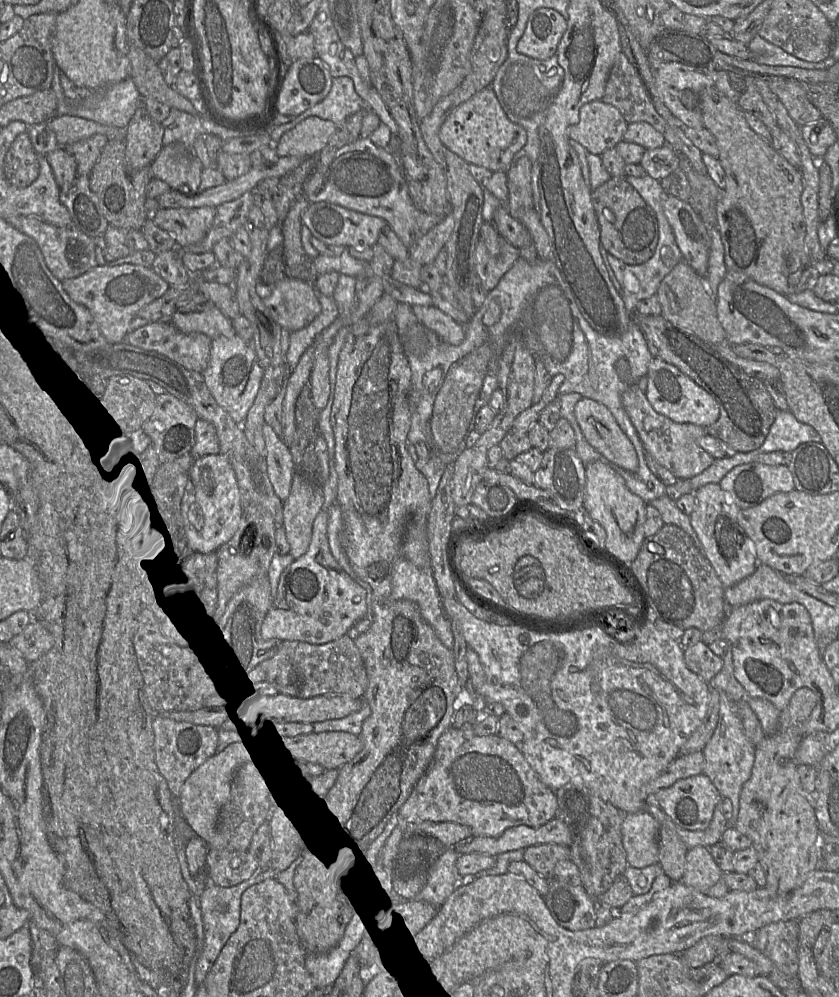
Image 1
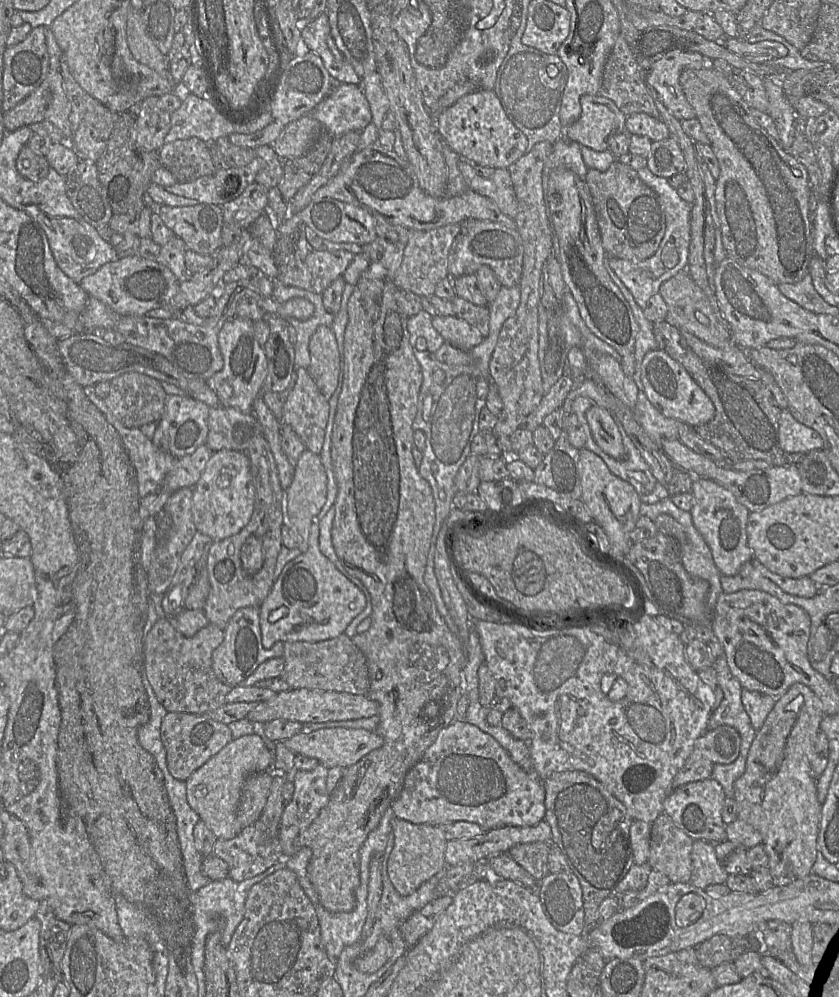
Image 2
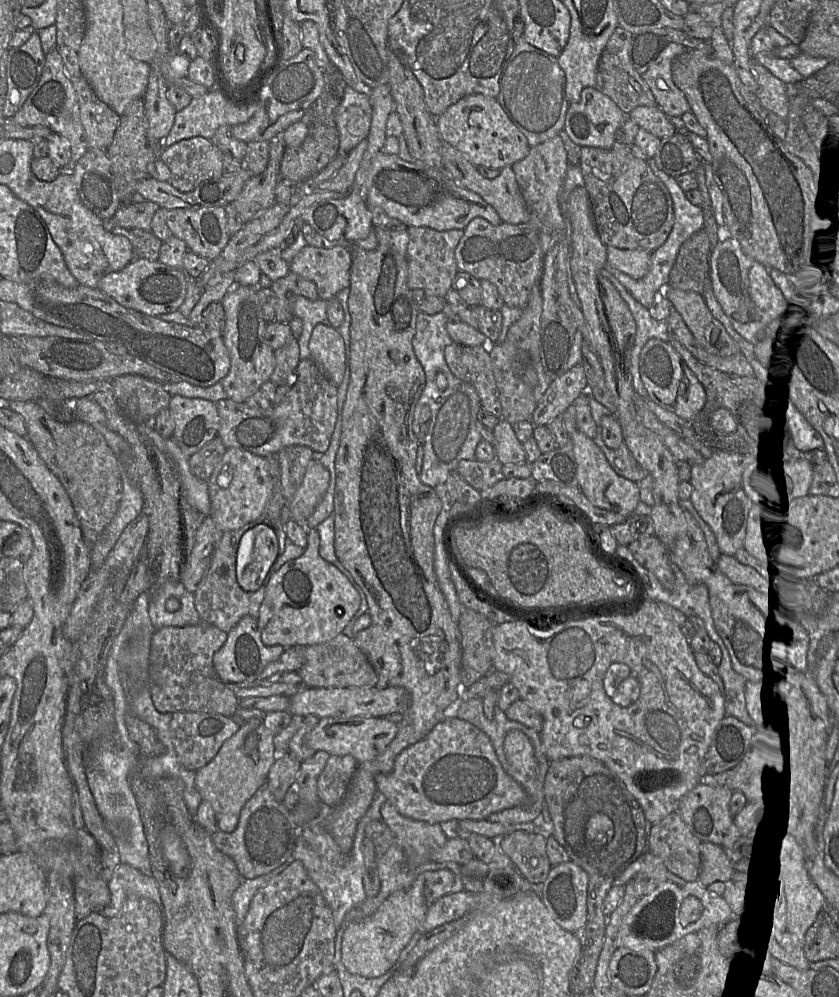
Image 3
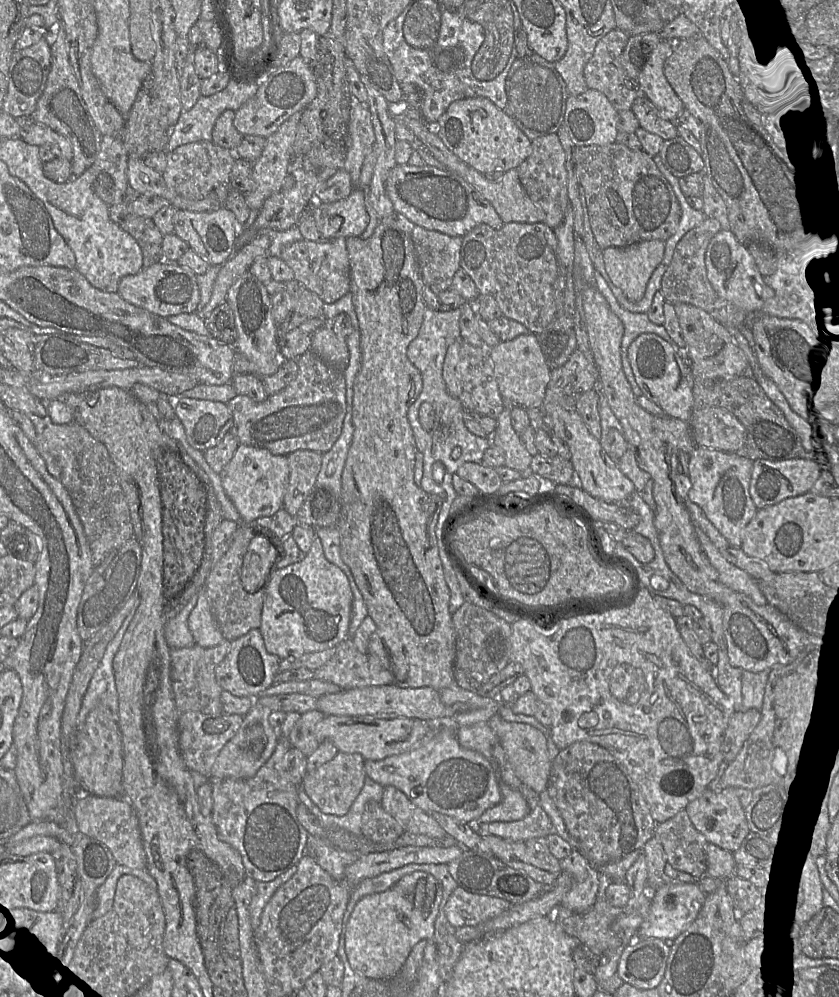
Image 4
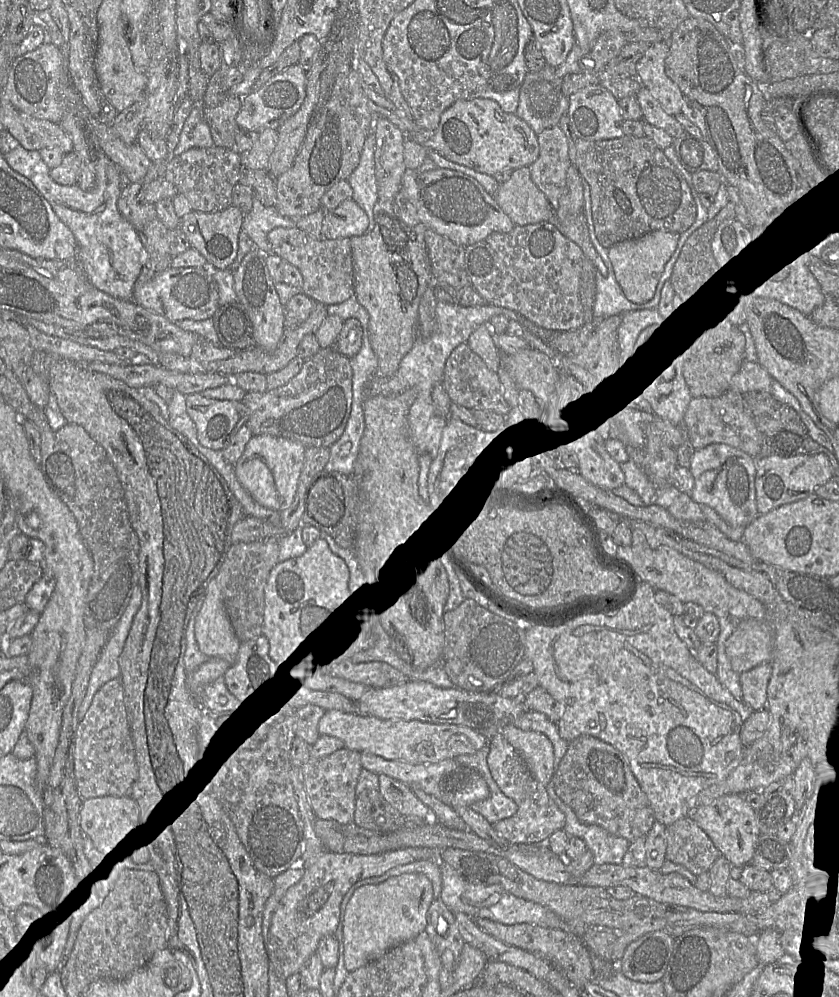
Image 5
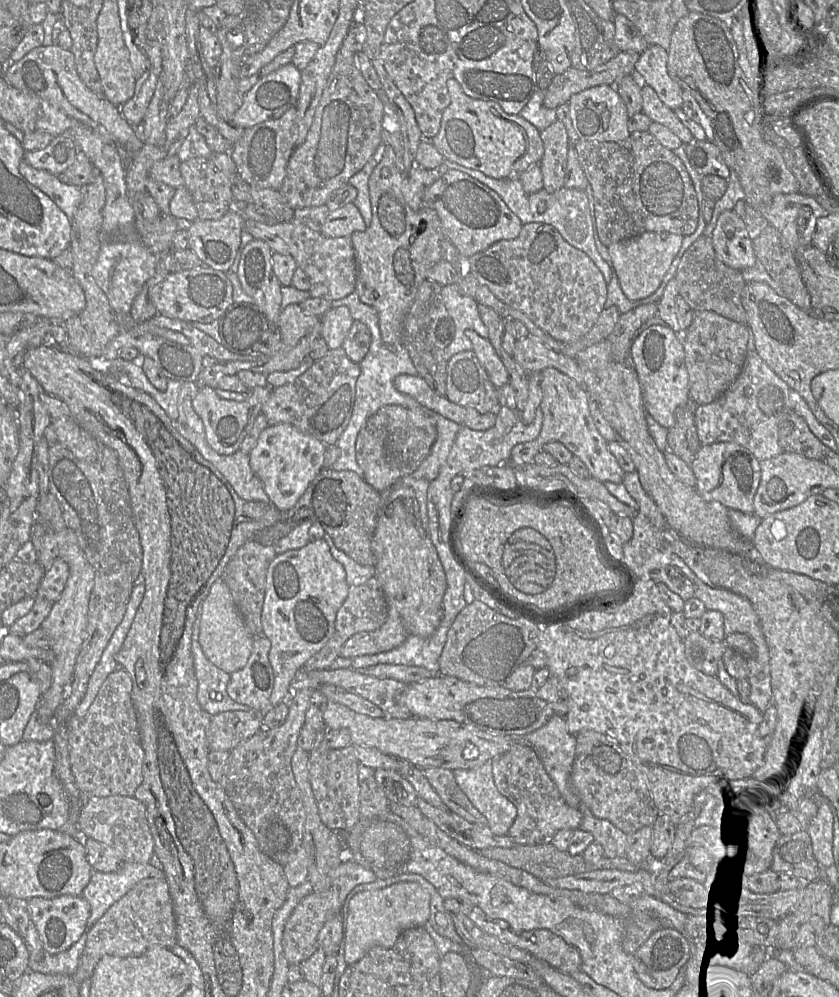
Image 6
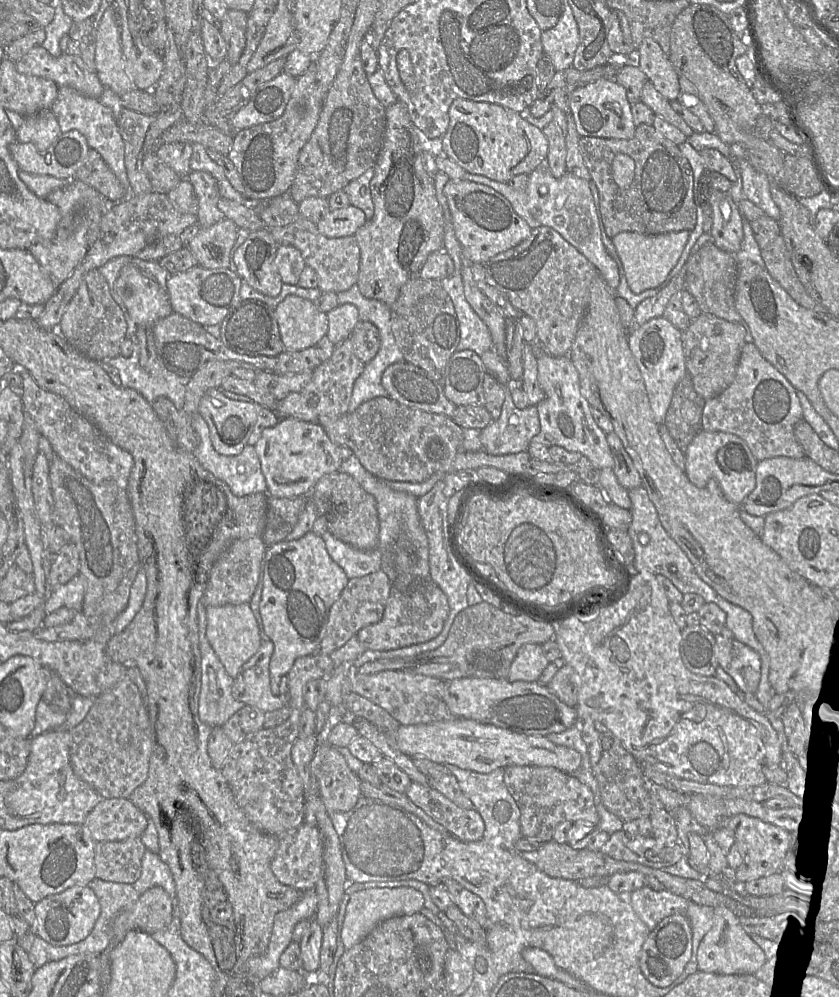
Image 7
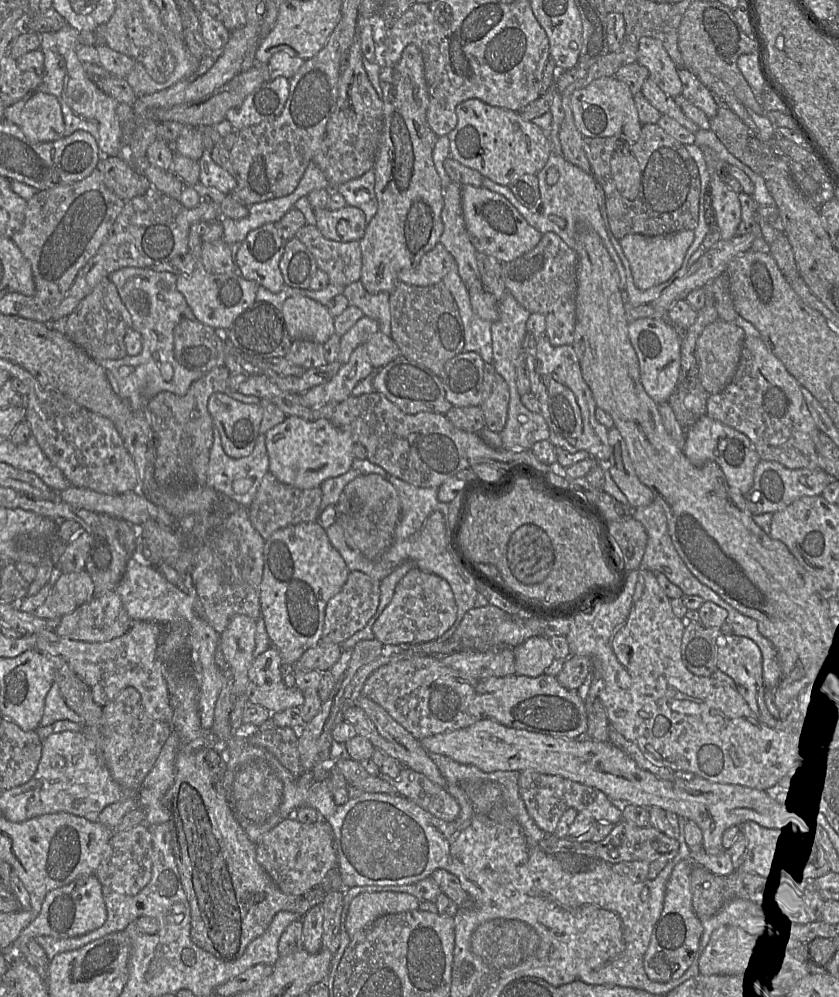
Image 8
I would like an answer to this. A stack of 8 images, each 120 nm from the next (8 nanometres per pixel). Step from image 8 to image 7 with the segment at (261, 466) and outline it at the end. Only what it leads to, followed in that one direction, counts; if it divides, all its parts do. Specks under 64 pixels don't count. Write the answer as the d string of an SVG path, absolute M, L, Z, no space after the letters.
M199 413L192 416L191 424L199 439L198 446L193 454L204 469L225 482L236 496L266 493L266 481L261 470L260 460L253 445L246 445L238 455L226 456L219 454L213 448L208 425Z

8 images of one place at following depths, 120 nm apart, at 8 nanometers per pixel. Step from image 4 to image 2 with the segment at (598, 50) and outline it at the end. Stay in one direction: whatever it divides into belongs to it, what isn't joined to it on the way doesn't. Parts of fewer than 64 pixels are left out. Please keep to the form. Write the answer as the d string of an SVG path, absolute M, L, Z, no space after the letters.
M621 34L617 37L605 62L598 94L613 101L625 116L645 113L653 118L660 119L659 112L648 92L645 73L638 66L631 47Z

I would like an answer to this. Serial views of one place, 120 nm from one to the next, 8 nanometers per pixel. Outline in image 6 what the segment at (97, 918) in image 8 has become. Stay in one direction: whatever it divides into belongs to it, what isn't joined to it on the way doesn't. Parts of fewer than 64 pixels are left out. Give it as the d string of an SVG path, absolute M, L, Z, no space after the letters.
M62 895L55 898L34 897L28 900L28 906L43 949L50 954L64 952L80 939L91 911L90 904L82 895Z

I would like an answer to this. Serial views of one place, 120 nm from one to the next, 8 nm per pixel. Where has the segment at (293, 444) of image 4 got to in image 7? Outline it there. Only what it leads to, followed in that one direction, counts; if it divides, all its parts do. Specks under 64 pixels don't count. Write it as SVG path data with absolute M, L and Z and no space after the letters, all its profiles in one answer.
M349 338L335 349L329 360L319 364L314 370L310 382L298 392L293 392L280 400L274 412L282 418L296 418L305 422L317 422L322 415L338 417L348 412L354 382L362 374L365 363L354 354Z

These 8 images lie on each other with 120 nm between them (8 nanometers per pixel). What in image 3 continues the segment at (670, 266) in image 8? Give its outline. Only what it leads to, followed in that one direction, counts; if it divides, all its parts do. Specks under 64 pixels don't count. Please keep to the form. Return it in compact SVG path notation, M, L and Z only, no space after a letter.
M606 246L606 263L634 279L640 279L650 269L651 253L644 250L623 250Z

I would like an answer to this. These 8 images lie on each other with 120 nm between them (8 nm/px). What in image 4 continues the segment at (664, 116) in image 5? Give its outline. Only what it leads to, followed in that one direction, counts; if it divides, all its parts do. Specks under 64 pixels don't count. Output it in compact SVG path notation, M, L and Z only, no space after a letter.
M646 96L637 98L631 110L637 117L640 127L646 131L660 136L663 140L678 136L674 122L661 118L656 106Z

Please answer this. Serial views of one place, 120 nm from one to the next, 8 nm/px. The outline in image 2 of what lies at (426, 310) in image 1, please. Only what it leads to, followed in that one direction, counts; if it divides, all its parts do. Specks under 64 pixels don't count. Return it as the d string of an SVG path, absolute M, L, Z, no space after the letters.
M433 316L432 325L446 342L463 351L470 351L484 340L478 330L456 316Z

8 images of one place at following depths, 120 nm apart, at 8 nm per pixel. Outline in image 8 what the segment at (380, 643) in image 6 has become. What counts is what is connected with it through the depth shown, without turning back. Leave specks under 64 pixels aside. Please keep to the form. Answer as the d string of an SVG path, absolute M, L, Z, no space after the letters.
M413 568L396 585L390 603L373 624L372 631L384 646L415 645L436 640L456 618L457 605L448 582L436 574Z

